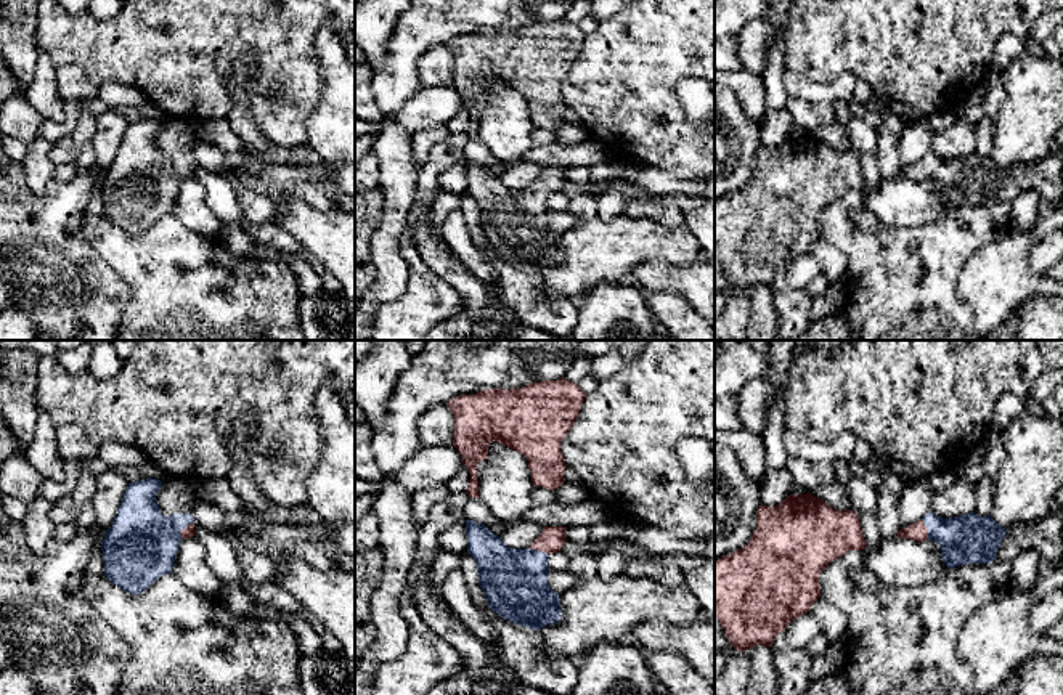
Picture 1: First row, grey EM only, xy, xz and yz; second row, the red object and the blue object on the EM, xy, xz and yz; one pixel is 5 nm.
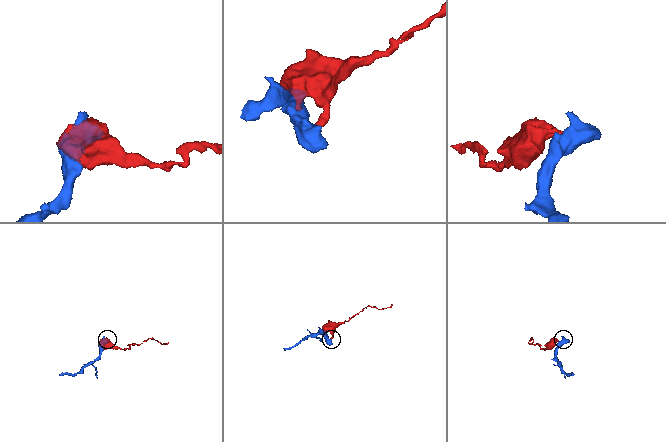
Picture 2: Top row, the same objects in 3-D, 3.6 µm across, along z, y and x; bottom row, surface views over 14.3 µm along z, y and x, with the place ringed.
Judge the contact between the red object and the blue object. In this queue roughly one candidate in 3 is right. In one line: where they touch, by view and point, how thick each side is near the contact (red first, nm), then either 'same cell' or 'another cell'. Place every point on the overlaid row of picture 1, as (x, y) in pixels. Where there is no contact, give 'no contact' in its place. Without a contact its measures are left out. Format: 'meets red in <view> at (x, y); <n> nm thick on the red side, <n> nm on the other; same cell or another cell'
meets red in xy at (185, 528); 60 nm thick on the red side, 360 nm on the other; same cell

